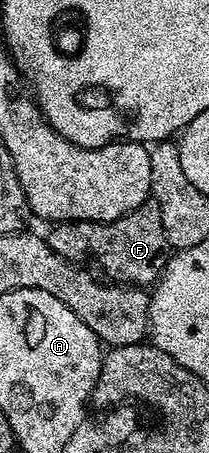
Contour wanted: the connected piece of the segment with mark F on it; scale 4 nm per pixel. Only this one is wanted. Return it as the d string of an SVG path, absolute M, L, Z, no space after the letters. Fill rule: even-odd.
M151 197L130 215L110 223L61 221L54 227L57 228L47 235L47 242L56 255L70 261L79 261L77 259L85 259L90 255L101 266L102 273L110 275L108 278L118 285L156 284L171 254L159 205Z

